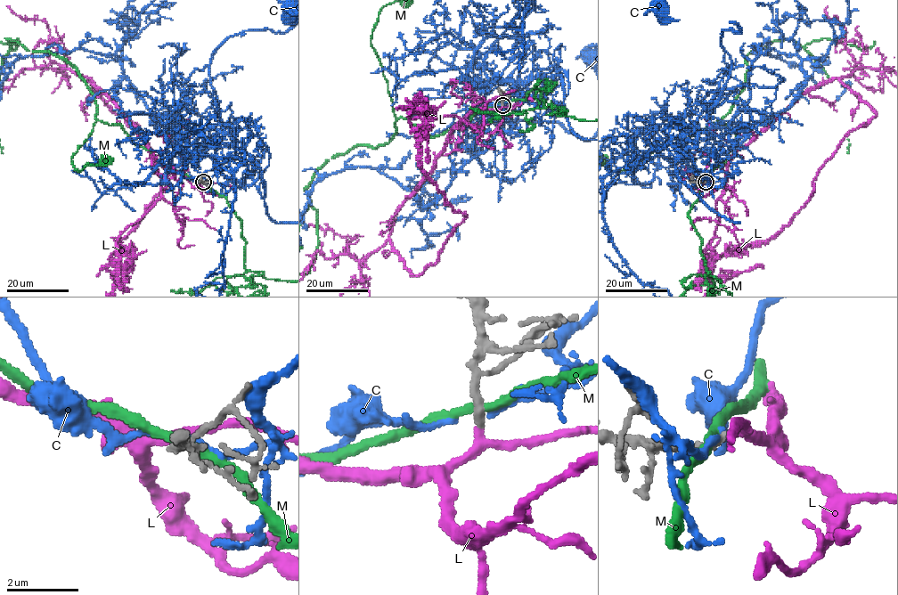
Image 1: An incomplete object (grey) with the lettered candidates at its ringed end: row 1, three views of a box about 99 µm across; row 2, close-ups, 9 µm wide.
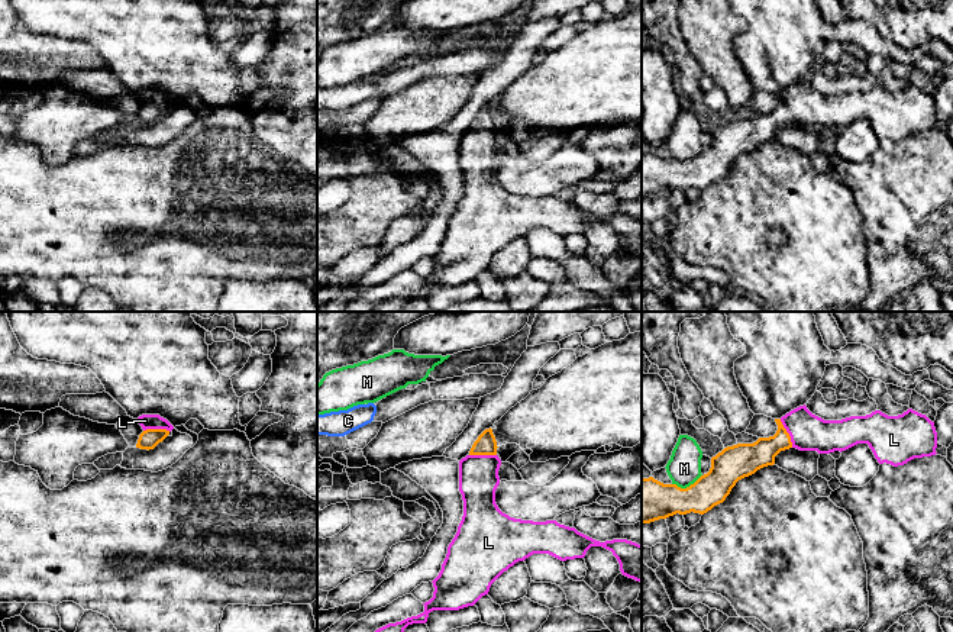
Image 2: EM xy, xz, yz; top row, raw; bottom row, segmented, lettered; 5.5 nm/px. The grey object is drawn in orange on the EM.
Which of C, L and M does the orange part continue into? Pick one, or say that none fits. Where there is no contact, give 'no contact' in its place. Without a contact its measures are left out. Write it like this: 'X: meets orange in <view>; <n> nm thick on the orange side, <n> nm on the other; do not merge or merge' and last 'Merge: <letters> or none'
C: no contact; do not merge
L: meets orange in yz; 160 nm thick on the orange side, 200 nm on the other; merge
M: meets orange in yz; 240 nm thick on the orange side, 190 nm on the other; do not merge
Merge: L

